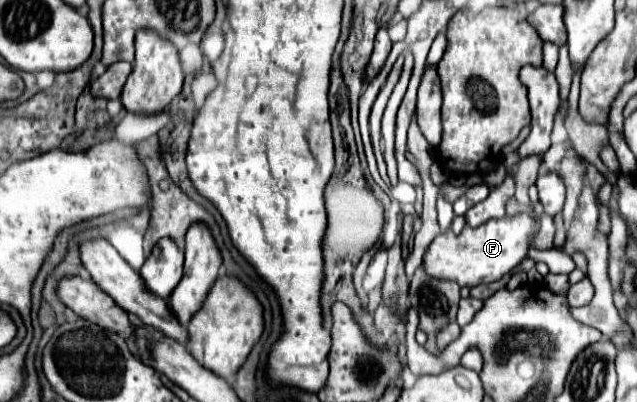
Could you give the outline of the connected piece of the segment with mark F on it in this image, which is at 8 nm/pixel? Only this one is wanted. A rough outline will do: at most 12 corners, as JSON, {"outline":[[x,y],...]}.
{"outline":[[528,213],[438,235],[424,269],[460,287],[502,279],[528,257]]}

